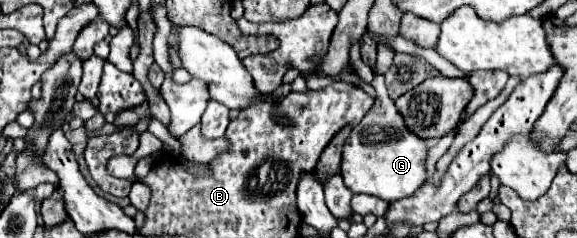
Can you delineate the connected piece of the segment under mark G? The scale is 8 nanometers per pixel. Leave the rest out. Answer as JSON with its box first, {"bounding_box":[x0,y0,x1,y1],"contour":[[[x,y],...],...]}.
{"bounding_box":[341,32,427,202],"contour":[[[367,32],[361,38],[361,58],[373,70],[371,86],[377,92],[377,100],[373,108],[363,116],[363,120],[351,130],[351,136],[343,146],[341,176],[345,186],[353,194],[369,194],[387,202],[395,202],[405,196],[411,196],[425,182],[423,162],[427,156],[427,146],[421,138],[407,130],[401,114],[395,108],[395,102],[387,96],[385,76],[375,72],[377,46]]]}

